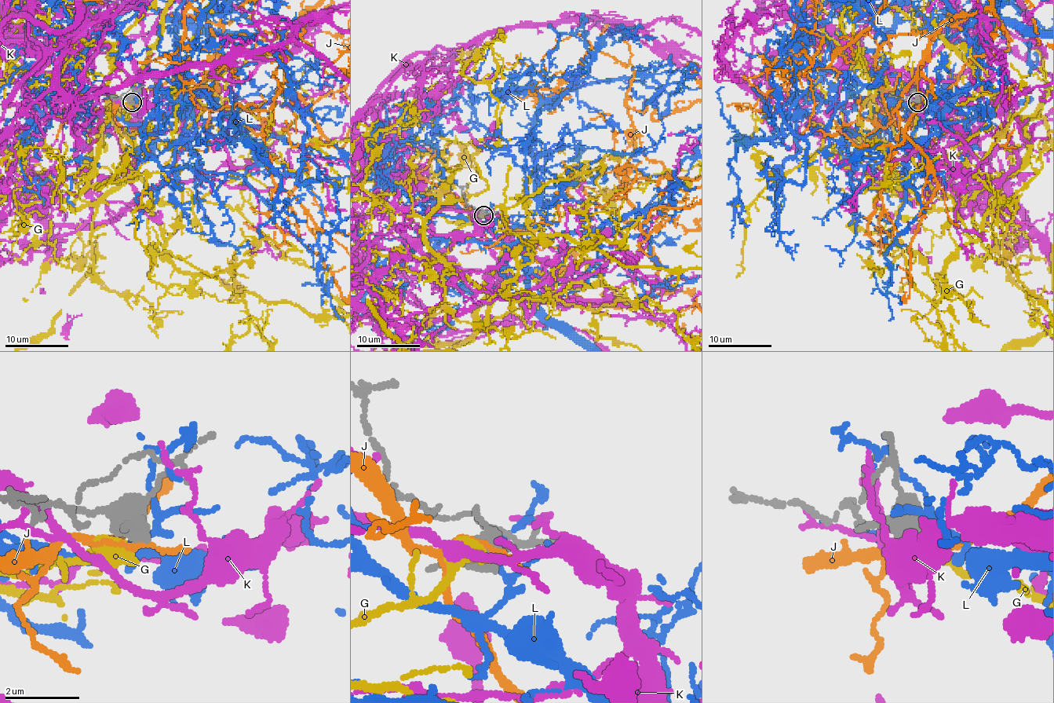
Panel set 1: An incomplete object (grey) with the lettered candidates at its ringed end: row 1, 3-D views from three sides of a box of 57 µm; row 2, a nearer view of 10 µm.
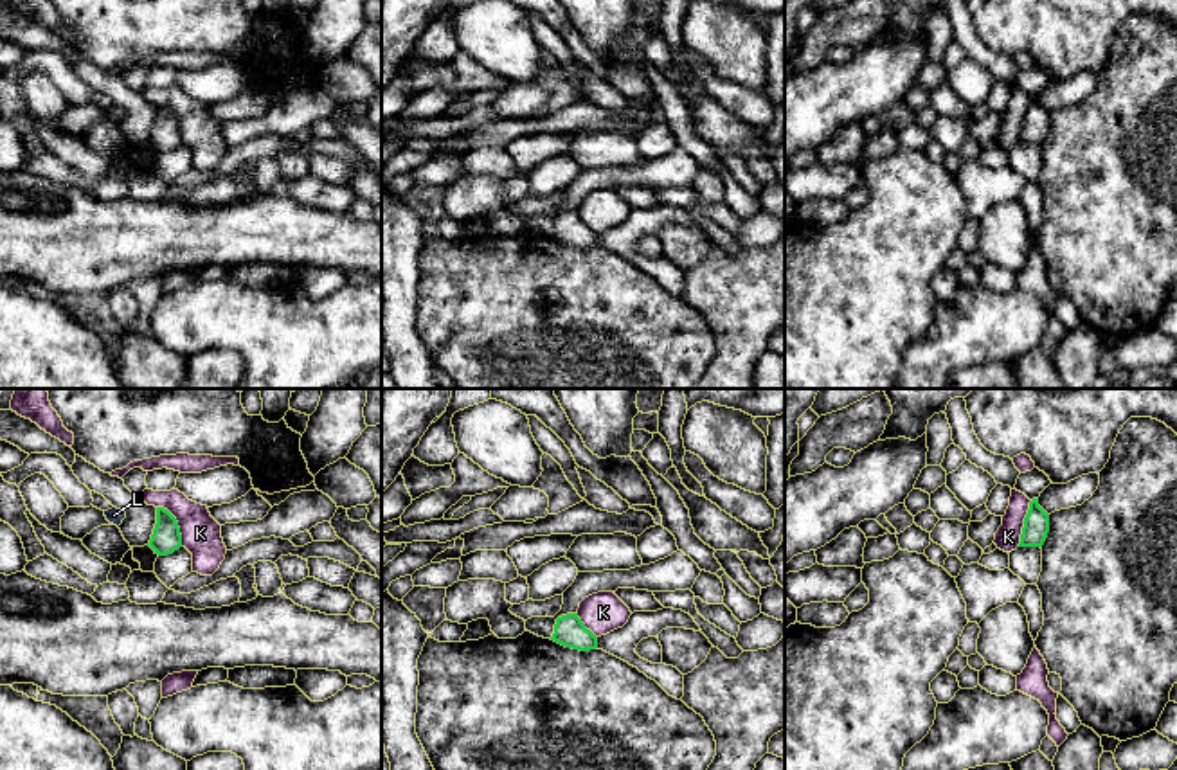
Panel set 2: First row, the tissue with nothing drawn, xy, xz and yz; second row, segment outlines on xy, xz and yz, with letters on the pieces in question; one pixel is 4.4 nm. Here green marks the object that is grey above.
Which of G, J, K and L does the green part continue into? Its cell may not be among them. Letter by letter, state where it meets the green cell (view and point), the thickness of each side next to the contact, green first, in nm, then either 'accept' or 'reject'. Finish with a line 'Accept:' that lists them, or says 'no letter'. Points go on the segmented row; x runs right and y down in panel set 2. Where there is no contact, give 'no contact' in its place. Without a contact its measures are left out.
G: no contact | accept
J: no contact | reject
K: xy (177, 524) | 140/180 nm | reject
L: no contact | reject
Accept: G

